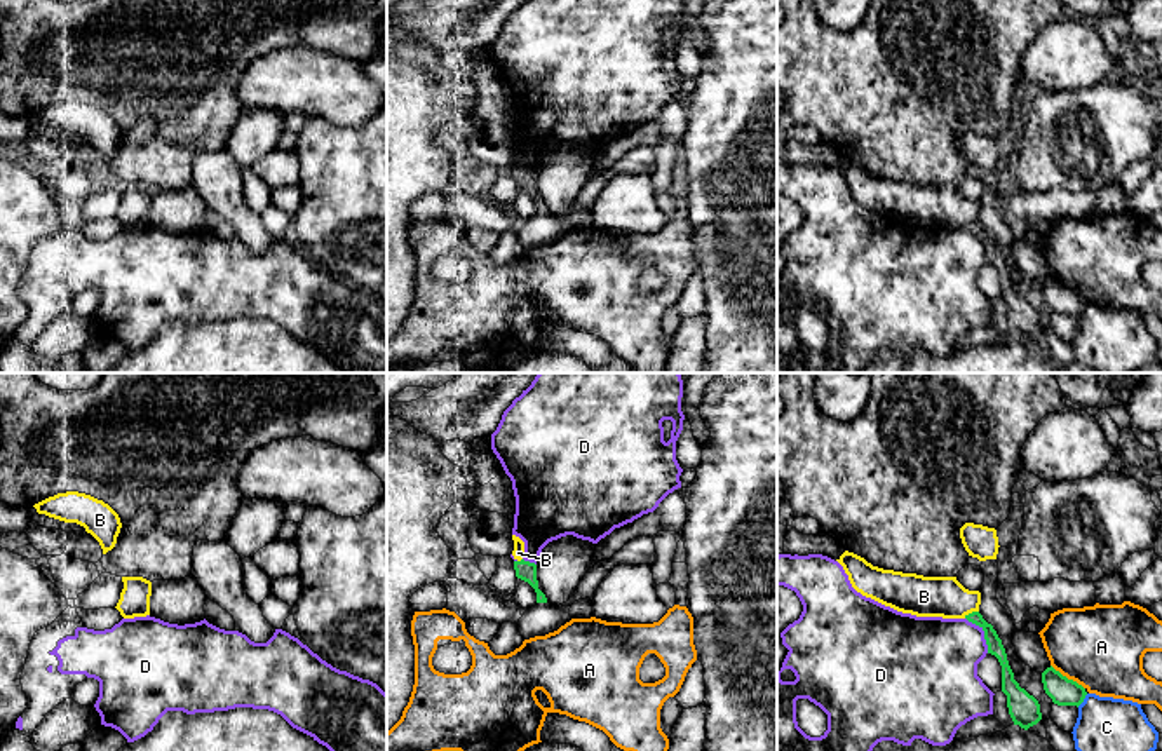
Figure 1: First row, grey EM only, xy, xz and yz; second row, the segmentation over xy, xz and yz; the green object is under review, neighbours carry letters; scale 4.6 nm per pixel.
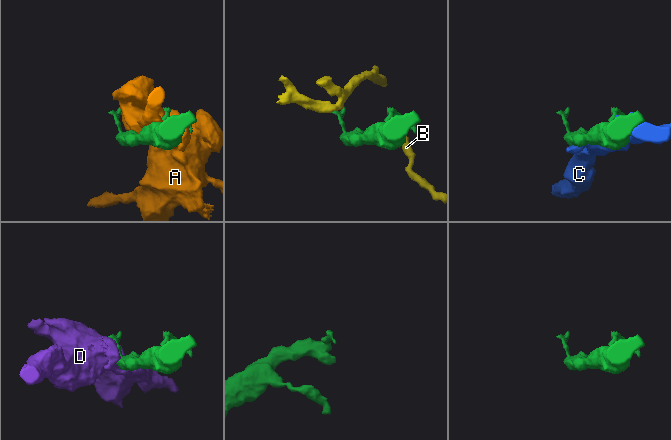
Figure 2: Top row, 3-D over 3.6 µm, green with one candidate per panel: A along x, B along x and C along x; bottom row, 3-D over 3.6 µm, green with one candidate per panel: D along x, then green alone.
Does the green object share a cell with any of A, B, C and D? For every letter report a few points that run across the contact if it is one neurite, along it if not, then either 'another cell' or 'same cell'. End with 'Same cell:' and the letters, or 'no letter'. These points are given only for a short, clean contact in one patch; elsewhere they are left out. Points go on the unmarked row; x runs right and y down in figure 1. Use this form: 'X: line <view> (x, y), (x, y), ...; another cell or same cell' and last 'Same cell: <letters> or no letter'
A: another cell
B: line yz (995, 257), (988, 239), (972, 222), (945, 206), (924, 206); same cell
C: another cell
D: another cell
Same cell: B

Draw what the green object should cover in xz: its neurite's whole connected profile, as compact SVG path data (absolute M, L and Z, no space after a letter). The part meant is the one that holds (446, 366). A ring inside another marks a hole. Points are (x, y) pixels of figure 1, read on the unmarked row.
M443 361L418 368L390 368L390 373L477 373L476 369L467 368L460 361Z

